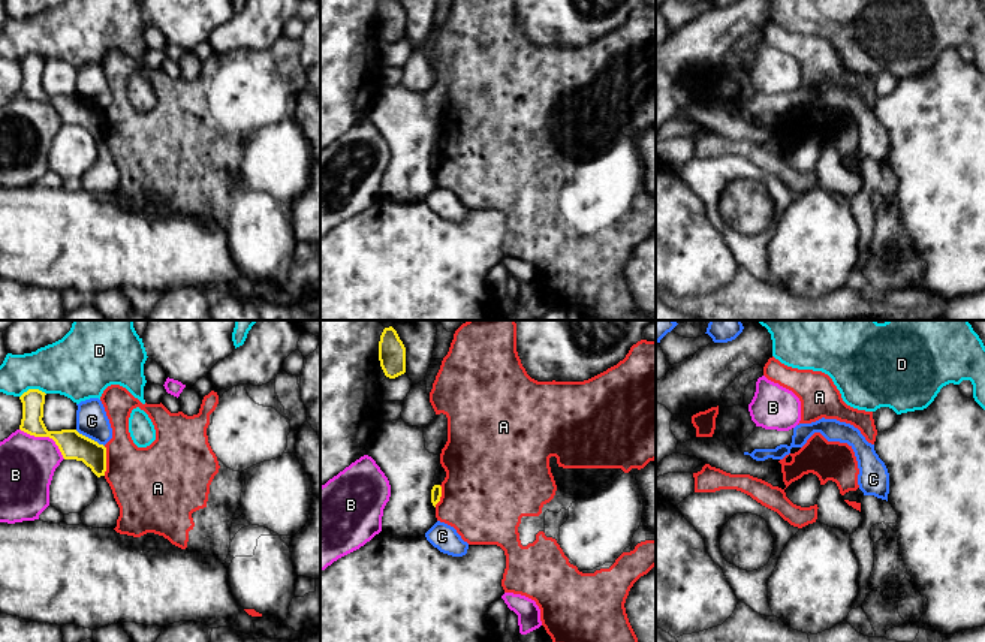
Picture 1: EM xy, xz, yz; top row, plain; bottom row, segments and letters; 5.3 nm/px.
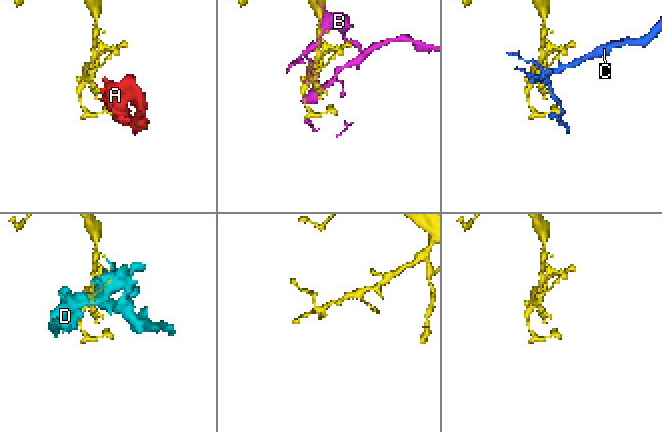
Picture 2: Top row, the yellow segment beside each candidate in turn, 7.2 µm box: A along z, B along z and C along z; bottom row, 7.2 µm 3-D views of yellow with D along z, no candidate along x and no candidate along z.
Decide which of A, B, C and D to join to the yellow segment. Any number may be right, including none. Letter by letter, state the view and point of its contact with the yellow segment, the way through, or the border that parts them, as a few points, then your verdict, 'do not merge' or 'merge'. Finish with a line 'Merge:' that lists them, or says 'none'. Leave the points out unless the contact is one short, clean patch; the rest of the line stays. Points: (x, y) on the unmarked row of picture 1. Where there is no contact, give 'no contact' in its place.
A: meets yellow in xy at (105, 126); border along xy (104, 111), (105, 139); do not merge
B: meets yellow in xy at (45, 101); do not merge
C: meets yellow in xy at (90, 104); do not merge
D: meets yellow in xy at (32, 54); do not merge
Merge: none

